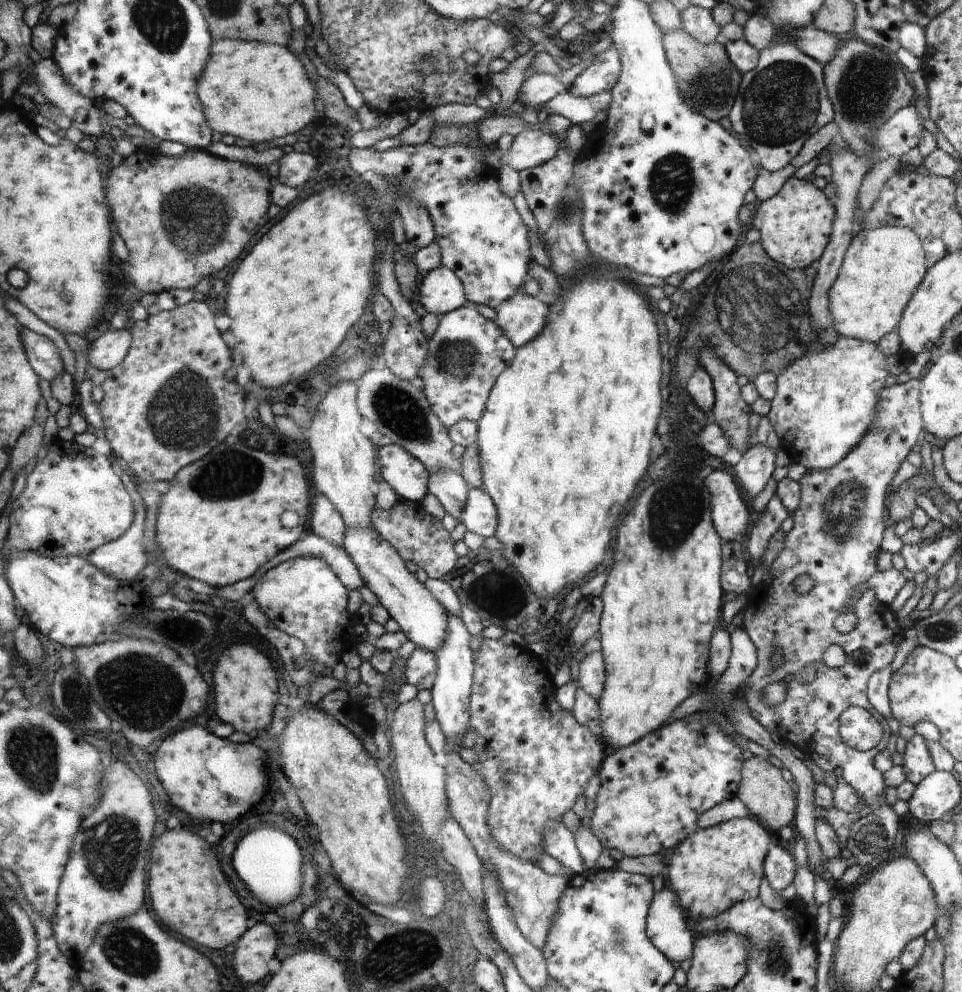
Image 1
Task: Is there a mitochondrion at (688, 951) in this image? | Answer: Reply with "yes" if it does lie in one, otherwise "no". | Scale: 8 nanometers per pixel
no

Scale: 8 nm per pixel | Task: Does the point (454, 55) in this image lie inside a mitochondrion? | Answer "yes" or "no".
no

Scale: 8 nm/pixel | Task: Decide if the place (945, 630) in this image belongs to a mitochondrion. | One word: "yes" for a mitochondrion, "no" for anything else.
yes

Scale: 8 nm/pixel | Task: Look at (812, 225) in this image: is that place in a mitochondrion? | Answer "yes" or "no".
no

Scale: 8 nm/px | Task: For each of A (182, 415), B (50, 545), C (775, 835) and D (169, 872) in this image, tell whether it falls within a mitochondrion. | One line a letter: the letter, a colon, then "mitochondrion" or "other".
A: mitochondrion
B: other
C: other
D: other

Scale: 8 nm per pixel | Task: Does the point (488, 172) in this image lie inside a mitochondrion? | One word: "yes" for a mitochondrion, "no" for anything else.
no

